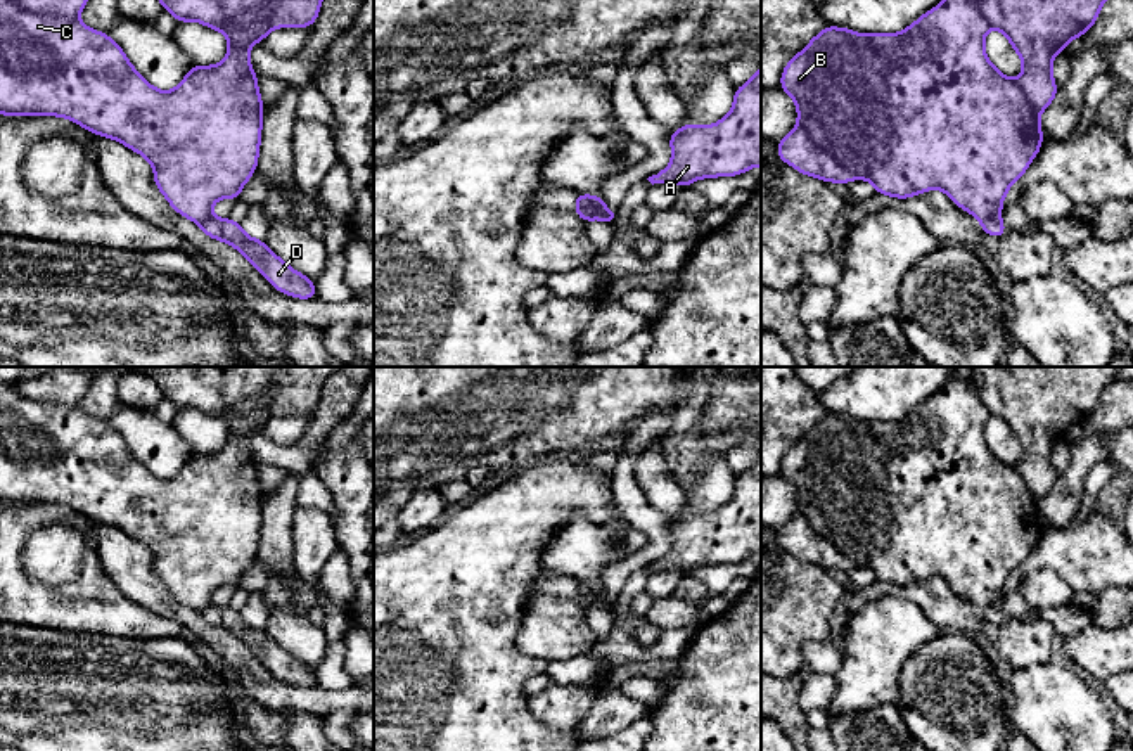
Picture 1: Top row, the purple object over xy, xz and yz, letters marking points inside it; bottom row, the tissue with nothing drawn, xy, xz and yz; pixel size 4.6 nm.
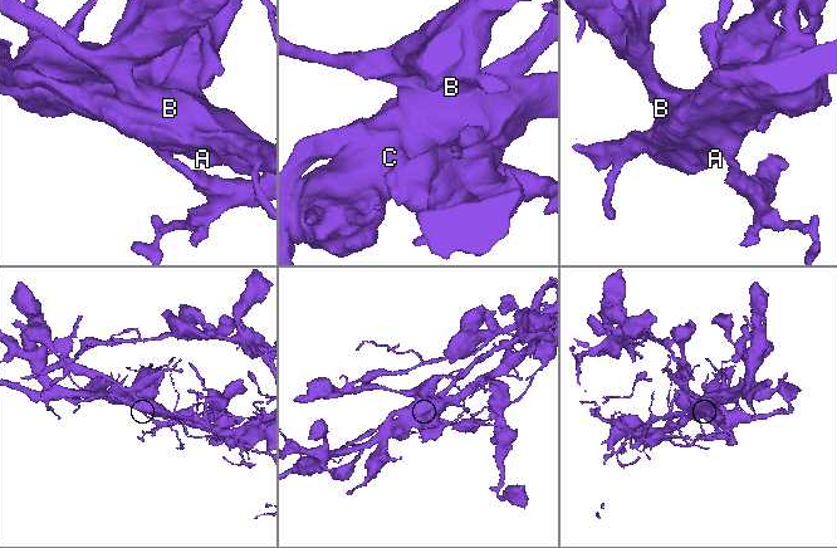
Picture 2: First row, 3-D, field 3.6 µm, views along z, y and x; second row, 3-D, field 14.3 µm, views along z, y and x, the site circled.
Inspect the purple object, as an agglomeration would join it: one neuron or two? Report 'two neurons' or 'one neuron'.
two neurons

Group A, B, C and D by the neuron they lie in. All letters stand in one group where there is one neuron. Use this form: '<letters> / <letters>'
A B C / D

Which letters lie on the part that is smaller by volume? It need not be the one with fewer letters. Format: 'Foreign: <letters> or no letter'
Foreign: D

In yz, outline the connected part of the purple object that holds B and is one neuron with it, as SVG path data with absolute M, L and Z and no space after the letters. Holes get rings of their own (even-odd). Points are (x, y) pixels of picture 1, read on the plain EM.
M970 367L969 382L951 370L941 391L896 422L827 414L782 459L780 476L797 493L797 514L777 531L778 545L827 571L870 568L877 581L898 587L939 576L981 609L1002 604L1005 581L1043 531L1038 504L1053 490L1059 476L1052 462L1055 441L1095 412L1102 391L1121 369ZM991 415L998 415L1021 443L1024 457L1017 467L1002 462L984 440L984 424Z

